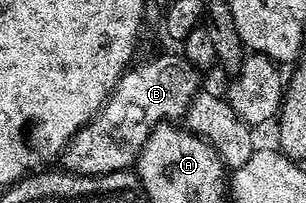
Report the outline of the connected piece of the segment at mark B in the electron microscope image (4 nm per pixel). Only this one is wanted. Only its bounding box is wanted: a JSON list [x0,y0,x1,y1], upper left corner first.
[59,53,199,175]

